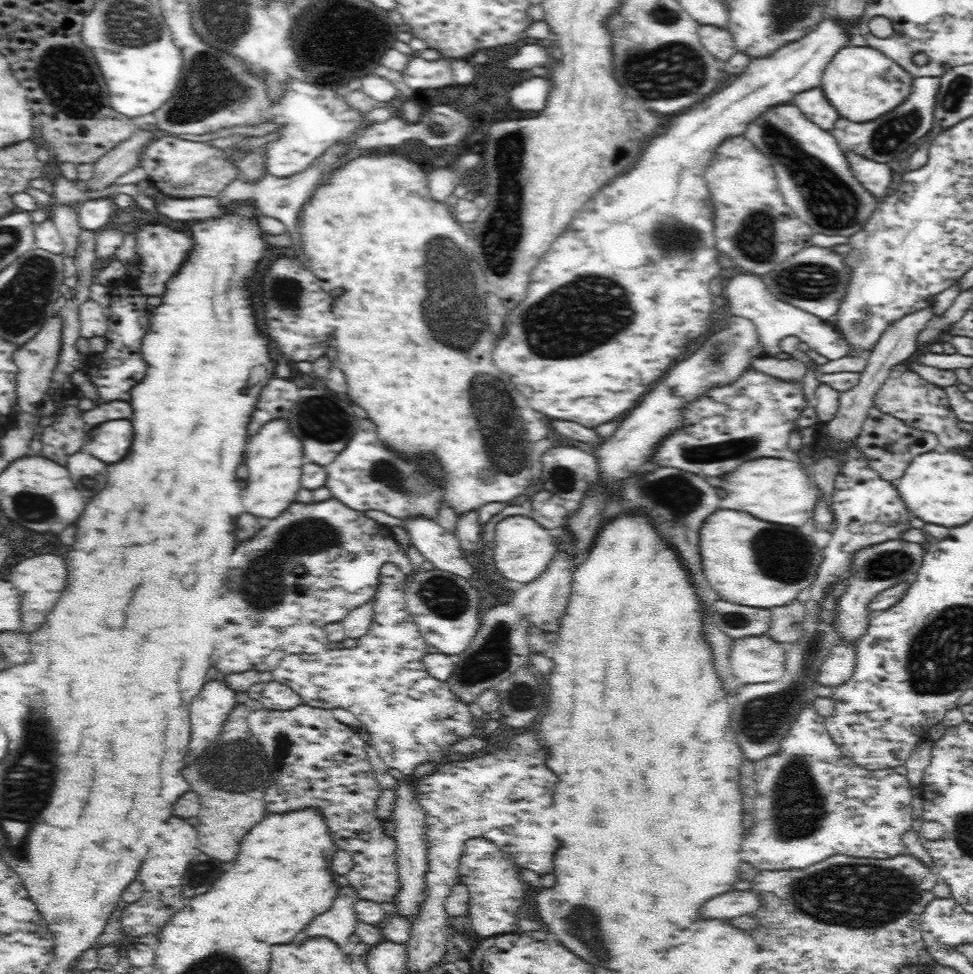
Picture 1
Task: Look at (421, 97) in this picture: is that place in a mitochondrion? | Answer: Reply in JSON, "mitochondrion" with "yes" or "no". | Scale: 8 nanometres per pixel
{"mitochondrion":"no"}

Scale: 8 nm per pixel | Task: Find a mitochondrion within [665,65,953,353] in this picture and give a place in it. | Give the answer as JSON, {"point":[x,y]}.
{"point":[832,203]}

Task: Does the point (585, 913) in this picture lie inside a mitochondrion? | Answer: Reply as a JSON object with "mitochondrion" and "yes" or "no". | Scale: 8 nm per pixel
{"mitochondrion":"yes"}

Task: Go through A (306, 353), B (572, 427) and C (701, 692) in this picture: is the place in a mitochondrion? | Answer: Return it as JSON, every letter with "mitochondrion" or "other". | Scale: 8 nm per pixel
{"A":"other","B":"other","C":"other"}

